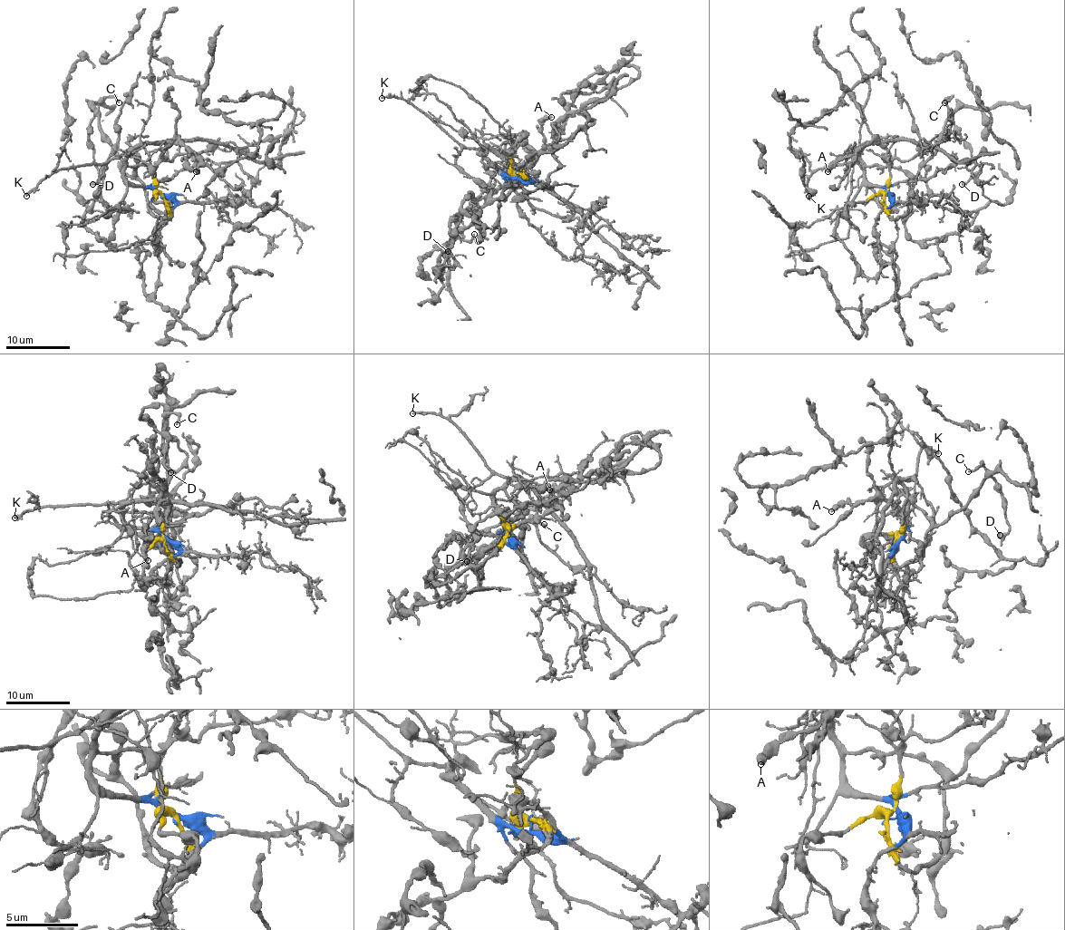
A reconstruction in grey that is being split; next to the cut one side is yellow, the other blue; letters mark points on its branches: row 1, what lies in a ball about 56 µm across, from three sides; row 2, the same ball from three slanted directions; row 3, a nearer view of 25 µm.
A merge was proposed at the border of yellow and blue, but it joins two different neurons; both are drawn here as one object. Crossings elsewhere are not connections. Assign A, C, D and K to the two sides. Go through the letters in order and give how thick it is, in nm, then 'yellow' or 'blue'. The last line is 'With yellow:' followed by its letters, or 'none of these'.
A: 380 nm thick; yellow
C: 160 nm thick; yellow
D: 440 nm thick; yellow
K: 200 nm thick; blue
With yellow: A, C, D

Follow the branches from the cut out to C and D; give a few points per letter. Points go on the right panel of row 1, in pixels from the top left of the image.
C: (885, 196), (892, 218), (908, 208), (908, 183), (934, 152), (943, 130), (950, 98), (943, 102)
D: (885, 196), (892, 218), (908, 208), (908, 183), (934, 152), (950, 115), (979, 167), (962, 185)

